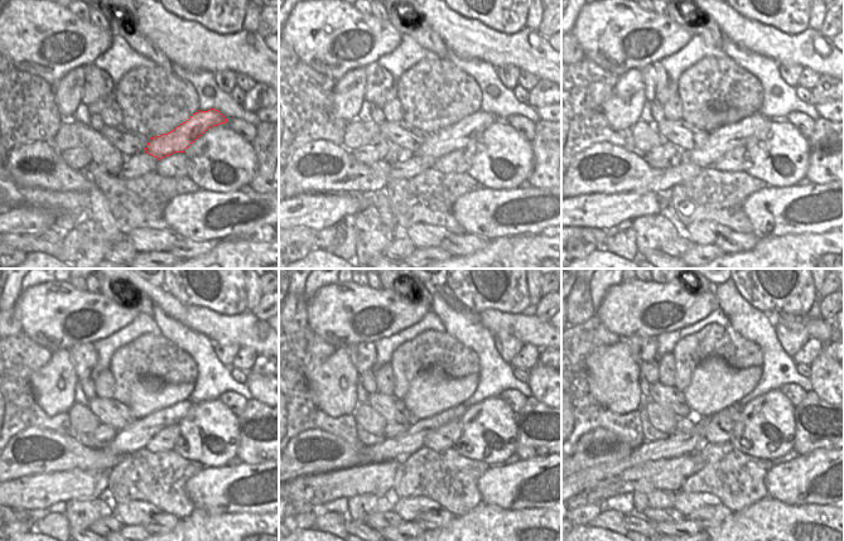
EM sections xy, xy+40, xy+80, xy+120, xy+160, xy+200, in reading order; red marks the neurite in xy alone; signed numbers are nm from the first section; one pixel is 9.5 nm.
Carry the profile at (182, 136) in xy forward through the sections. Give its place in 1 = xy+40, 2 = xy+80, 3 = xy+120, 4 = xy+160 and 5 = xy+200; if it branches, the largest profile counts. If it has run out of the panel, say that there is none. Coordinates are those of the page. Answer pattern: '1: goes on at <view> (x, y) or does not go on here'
1: goes on at xy+40 (457, 136)
2: goes on at xy+80 (726, 138)
3: goes on at xy+120 (135, 436)
4: goes on at xy+160 (410, 440)
5: goes on at xy+200 (676, 444)

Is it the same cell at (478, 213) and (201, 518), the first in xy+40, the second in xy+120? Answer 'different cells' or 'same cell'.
different cells

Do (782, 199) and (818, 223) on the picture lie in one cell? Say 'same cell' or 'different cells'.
same cell

